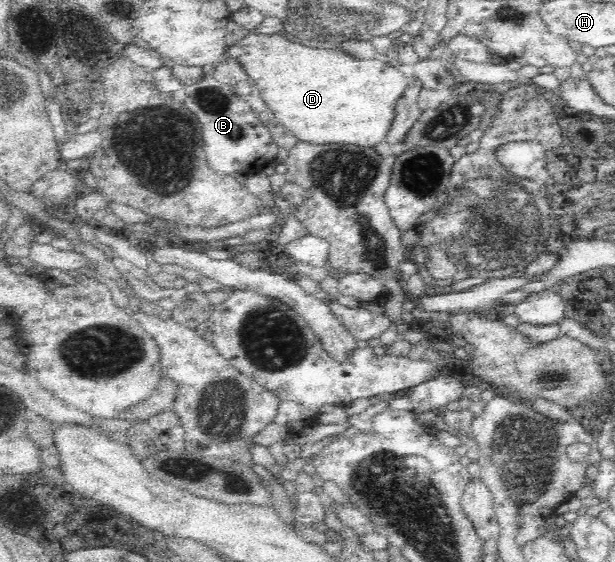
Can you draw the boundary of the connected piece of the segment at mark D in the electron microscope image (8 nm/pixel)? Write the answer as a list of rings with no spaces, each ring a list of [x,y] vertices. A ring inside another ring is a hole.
[[[263,33],[248,34],[226,50],[222,57],[232,57],[245,66],[249,77],[261,91],[268,111],[275,115],[277,123],[293,127],[293,135],[297,141],[313,143],[313,145],[359,145],[359,147],[375,147],[389,133],[395,119],[395,103],[403,97],[405,89],[410,86],[407,75],[395,67],[381,65],[375,59],[351,59],[343,51],[333,49],[313,49],[325,45],[309,45],[295,43],[291,36],[267,35]]]

